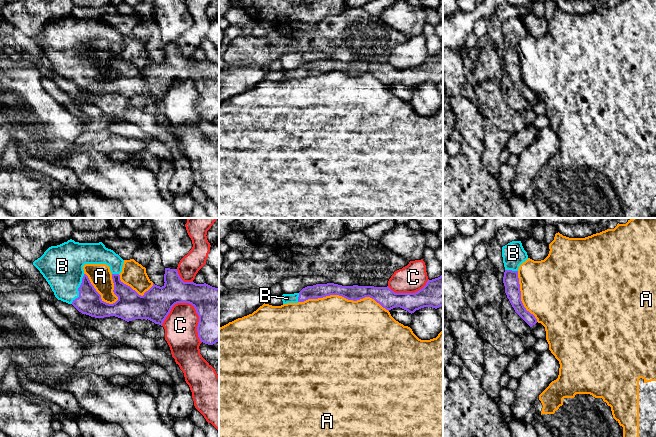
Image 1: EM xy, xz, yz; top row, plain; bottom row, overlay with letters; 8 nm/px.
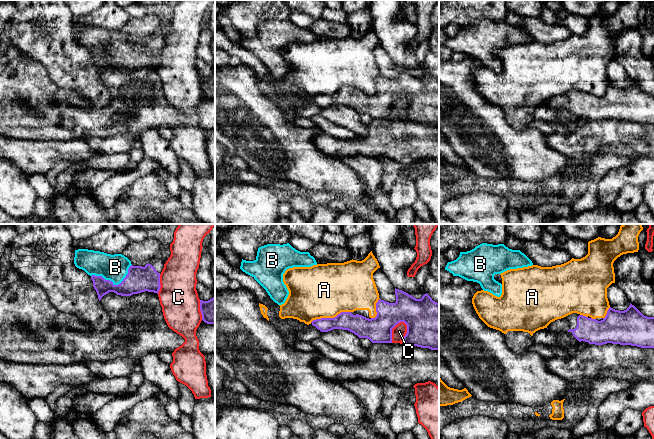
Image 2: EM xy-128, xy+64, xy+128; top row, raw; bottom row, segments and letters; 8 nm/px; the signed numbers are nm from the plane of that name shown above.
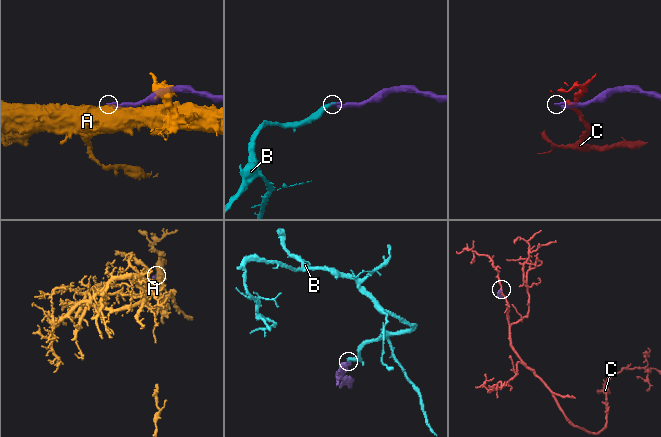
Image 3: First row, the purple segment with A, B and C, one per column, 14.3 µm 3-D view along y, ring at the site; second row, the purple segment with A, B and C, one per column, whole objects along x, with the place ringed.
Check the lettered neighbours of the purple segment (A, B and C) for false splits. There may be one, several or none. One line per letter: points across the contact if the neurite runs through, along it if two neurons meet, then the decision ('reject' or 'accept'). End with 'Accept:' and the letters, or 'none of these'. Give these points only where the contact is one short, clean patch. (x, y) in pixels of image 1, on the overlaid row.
A: reject
B: accept
C: reject
Accept: B

